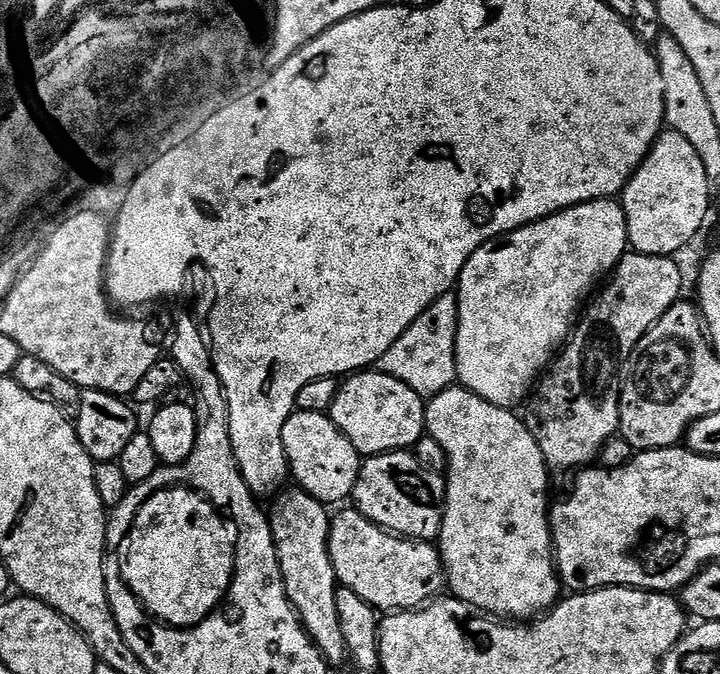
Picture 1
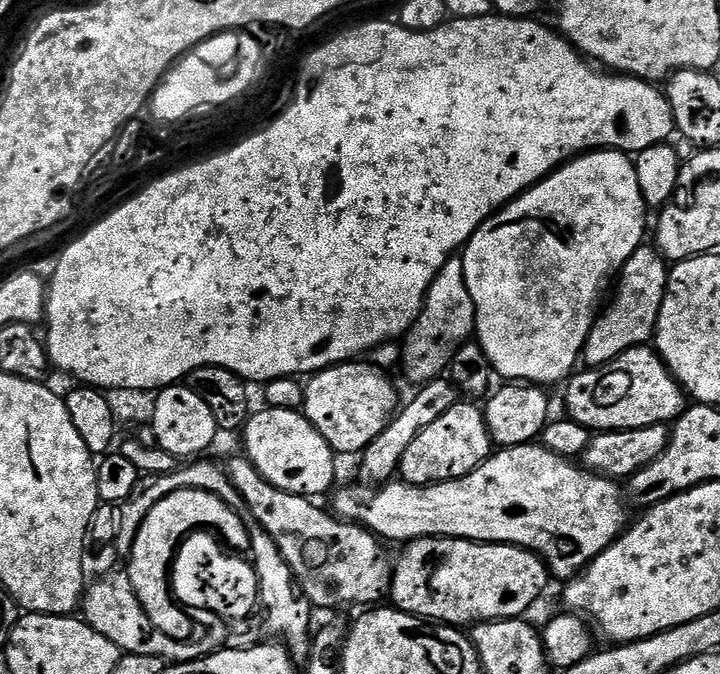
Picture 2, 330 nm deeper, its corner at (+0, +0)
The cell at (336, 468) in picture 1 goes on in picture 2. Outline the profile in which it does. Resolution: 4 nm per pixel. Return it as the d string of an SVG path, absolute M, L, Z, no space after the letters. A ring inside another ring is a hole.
M253 411L242 429L242 452L252 461L252 467L259 468L260 473L267 476L271 484L278 486L278 490L301 494L331 493L334 453L331 446L325 444L322 434L318 434L316 427L302 418L299 411L263 411Z

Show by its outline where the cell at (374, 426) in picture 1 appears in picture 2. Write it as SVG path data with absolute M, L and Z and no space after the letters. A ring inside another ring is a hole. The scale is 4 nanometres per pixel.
M345 362L324 368L307 381L304 389L303 415L336 454L363 453L370 442L374 442L374 438L386 430L398 411L396 388L391 378L383 376L378 369L368 364L360 363L364 362Z

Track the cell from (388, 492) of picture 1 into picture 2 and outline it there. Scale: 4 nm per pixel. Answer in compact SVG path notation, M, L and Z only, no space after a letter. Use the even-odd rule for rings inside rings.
M458 402L438 422L430 422L426 430L410 442L406 454L402 454L398 476L405 484L441 484L447 480L461 480L477 466L488 461L494 445L488 432L484 409L476 402Z

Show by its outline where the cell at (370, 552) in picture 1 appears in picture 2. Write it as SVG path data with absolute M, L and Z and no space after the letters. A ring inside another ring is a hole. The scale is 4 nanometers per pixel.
M428 536L424 540L405 543L403 548L404 553L394 560L391 603L401 612L409 612L412 616L445 626L475 626L486 620L514 620L523 617L524 611L543 594L544 587L550 581L550 573L543 560L513 544L486 544L475 540Z

